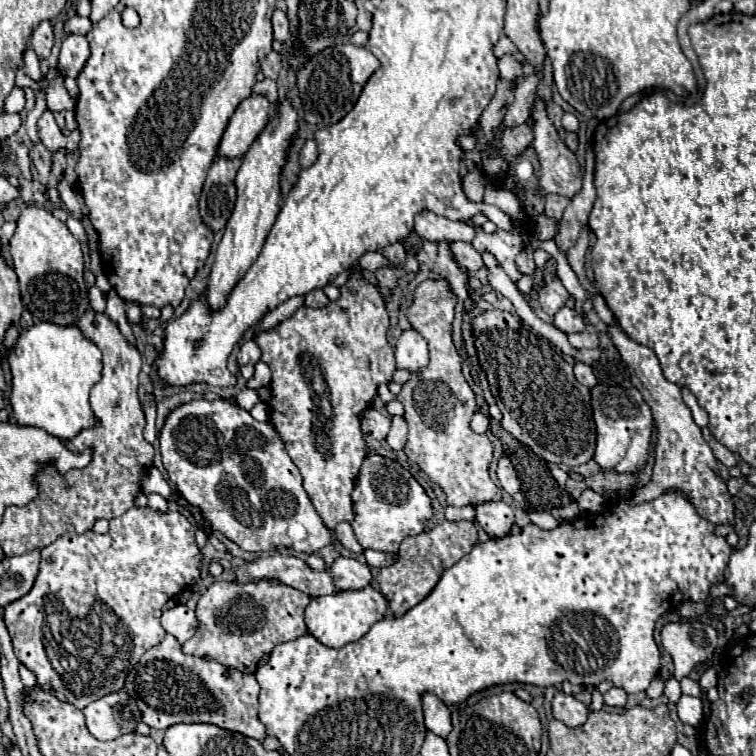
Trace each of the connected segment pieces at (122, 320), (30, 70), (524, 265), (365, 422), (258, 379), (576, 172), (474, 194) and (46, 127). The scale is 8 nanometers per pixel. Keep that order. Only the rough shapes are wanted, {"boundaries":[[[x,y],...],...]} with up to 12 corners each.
{"boundaries":[[[117,291],[107,293],[107,315],[121,333],[135,343],[125,317],[123,299]],[[29,47],[23,55],[25,73],[31,79],[41,79],[39,57]],[[522,249],[516,263],[523,274],[535,270],[533,251]],[[373,407],[363,413],[361,429],[383,441],[391,419]],[[259,361],[255,375],[247,379],[249,389],[261,389],[271,383],[271,369]],[[541,97],[531,105],[541,191],[573,199],[583,173]],[[467,171],[461,177],[465,195],[471,201],[483,199],[483,173]],[[51,111],[37,123],[39,139],[49,151],[67,147],[69,153],[79,147],[78,129],[63,137]]]}

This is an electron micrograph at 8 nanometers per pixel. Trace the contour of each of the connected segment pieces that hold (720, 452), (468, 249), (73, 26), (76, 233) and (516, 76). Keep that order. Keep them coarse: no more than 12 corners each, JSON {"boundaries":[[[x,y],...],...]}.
{"boundaries":[[[703,429],[703,439],[709,443],[725,467],[737,467],[737,457]],[[451,243],[451,253],[461,267],[483,267],[481,253],[471,243]],[[75,15],[65,24],[67,34],[86,35],[92,27],[89,18]],[[70,216],[65,221],[72,235],[81,243],[88,243],[84,227]],[[513,55],[499,59],[503,79],[523,81],[523,65]]]}

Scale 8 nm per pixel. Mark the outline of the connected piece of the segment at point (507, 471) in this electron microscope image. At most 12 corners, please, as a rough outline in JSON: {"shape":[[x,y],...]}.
{"shape":[[506,455],[497,465],[497,479],[509,495],[521,489]]}

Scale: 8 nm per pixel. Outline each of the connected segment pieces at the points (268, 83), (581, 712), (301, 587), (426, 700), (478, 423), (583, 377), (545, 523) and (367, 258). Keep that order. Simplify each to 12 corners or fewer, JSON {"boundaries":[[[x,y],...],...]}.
{"boundaries":[[[273,79],[257,81],[255,95],[265,95],[277,103],[277,83]],[[557,693],[553,717],[581,727],[589,709],[573,695]],[[293,555],[245,561],[237,583],[293,587],[309,597],[341,593],[327,569]],[[433,693],[421,695],[425,727],[439,737],[451,731],[449,707]],[[477,411],[471,419],[475,433],[485,433],[489,417]],[[573,365],[575,379],[589,389],[597,385],[597,377],[589,365]],[[527,511],[531,523],[541,529],[559,525],[549,513]],[[365,253],[359,265],[371,273],[391,267],[383,253]]]}

